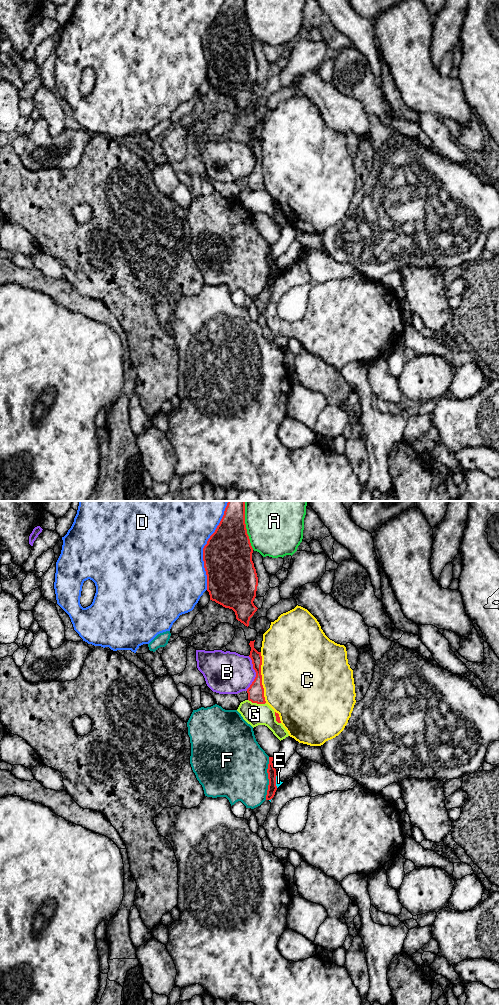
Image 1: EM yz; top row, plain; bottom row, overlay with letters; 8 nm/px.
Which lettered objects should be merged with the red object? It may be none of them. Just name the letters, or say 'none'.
none

